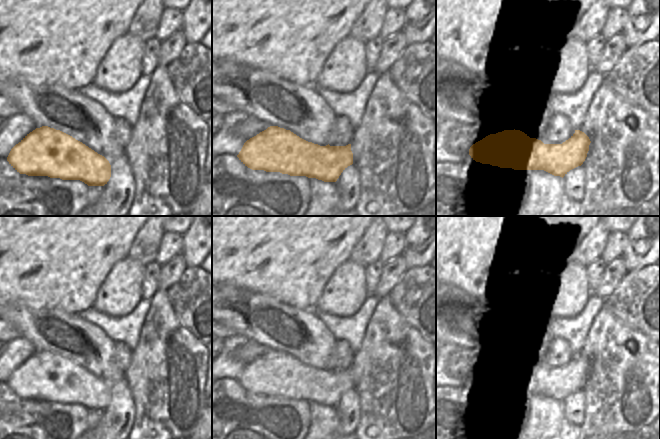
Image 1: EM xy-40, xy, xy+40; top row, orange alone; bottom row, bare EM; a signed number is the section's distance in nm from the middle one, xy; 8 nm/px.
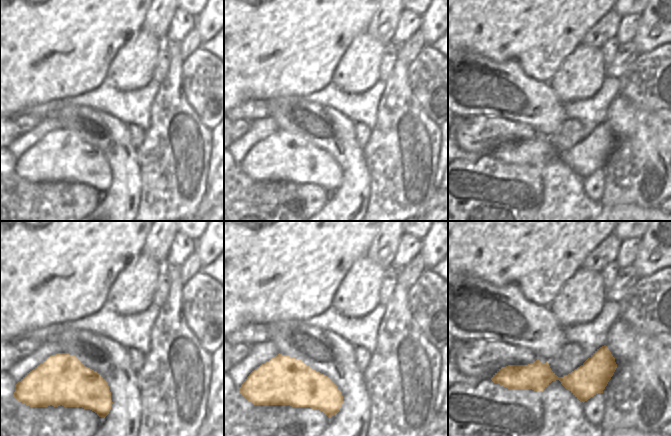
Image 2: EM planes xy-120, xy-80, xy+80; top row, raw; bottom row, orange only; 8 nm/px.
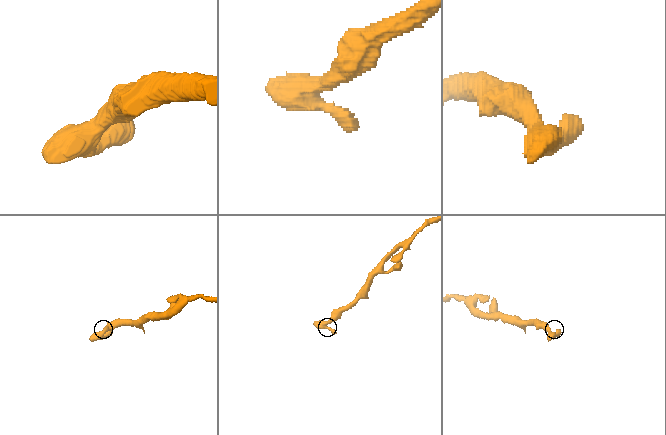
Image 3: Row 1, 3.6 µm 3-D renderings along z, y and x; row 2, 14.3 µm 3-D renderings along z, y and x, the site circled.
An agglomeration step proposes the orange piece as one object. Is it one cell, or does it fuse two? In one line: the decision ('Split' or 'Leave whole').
Leave whole.

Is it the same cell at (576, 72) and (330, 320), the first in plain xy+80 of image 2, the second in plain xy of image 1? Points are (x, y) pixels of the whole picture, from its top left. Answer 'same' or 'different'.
different

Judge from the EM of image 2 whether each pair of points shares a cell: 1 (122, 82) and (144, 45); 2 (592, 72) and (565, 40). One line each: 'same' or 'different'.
1: same
2: different

